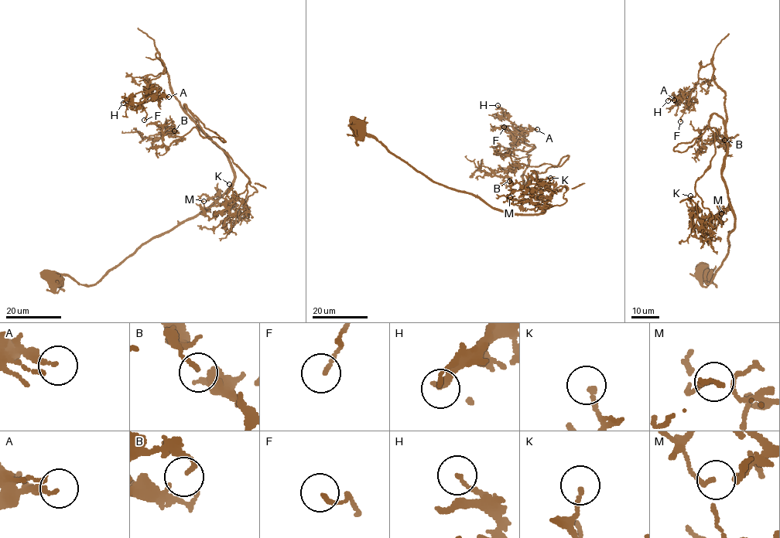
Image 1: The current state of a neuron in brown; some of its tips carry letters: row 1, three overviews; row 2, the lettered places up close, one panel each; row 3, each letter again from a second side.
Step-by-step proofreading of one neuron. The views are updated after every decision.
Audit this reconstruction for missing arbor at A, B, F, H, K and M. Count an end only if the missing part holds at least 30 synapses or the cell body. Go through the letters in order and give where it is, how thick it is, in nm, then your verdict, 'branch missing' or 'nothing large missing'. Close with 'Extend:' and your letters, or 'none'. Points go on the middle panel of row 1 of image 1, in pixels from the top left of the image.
A: place (537, 129); calibre 170 nm; nothing large missing
B: place (509, 181); calibre 140 nm; nothing large missing
F: place (504, 127); calibre 140 nm; nothing large missing
H: place (497, 105); calibre 120 nm; nothing large missing
K: place (550, 178); calibre 160 nm; nothing large missing
M: place (510, 197); calibre 100 nm; nothing large missing
Extend: none

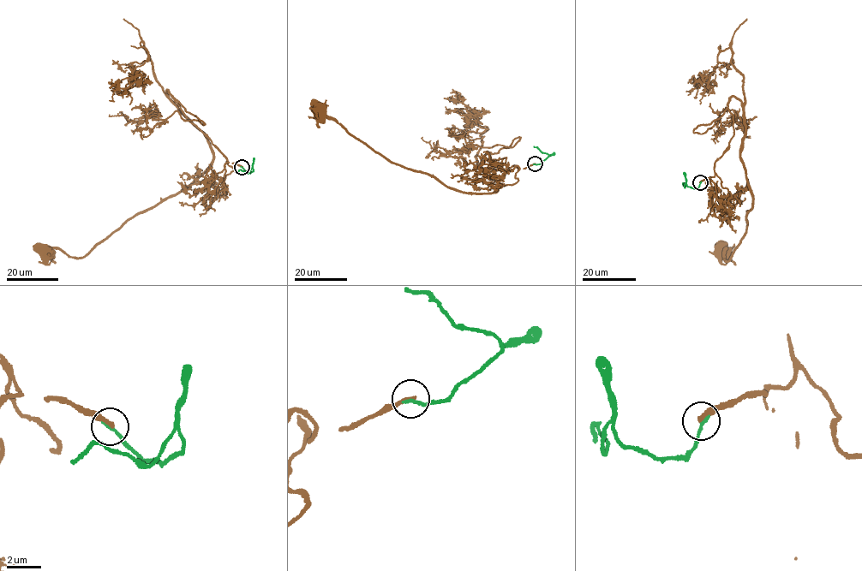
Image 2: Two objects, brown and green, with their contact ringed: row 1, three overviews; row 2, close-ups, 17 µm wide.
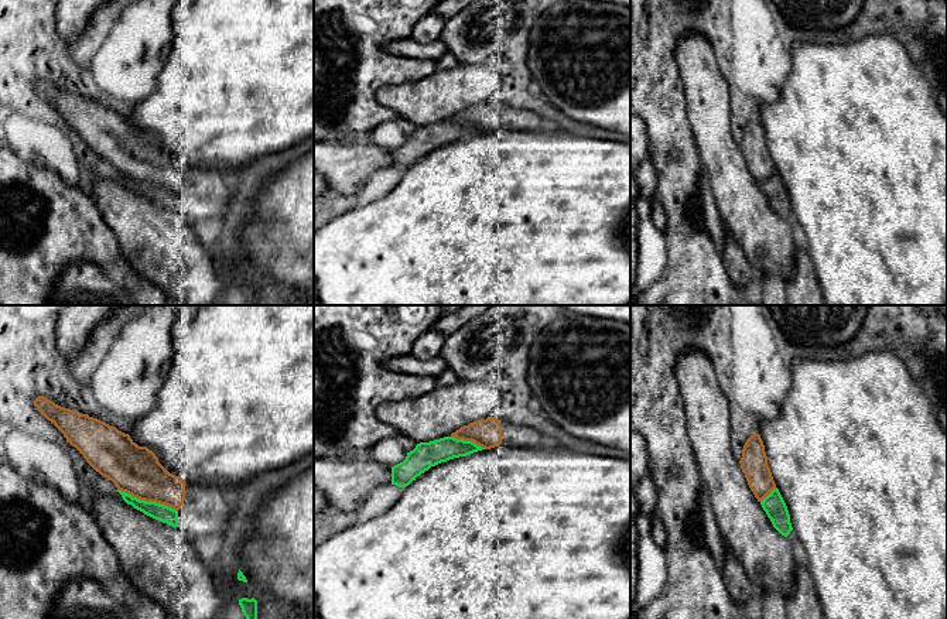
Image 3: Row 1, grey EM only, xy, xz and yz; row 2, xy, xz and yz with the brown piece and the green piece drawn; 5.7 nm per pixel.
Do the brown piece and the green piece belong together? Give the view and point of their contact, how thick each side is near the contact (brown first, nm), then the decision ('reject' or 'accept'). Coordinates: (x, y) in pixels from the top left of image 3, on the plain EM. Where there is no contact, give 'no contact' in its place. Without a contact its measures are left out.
xy (147, 184) | 280/90 nm | accept

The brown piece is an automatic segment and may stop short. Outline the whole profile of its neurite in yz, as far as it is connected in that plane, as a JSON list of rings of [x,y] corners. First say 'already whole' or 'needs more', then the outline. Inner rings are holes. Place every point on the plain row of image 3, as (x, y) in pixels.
needs more; [[[753,117],[746,123],[739,147],[751,174],[762,188],[773,211],[787,220],[793,213],[790,198],[773,164],[765,129],[759,117]]]

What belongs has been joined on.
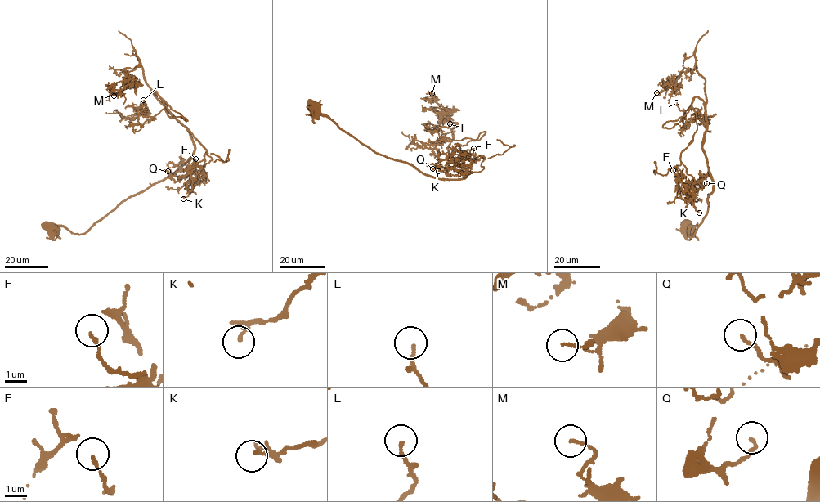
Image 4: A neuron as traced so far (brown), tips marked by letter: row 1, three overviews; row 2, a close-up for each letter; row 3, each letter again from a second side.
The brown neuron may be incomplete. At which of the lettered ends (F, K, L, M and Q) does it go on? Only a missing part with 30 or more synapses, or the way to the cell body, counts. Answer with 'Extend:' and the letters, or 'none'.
Extend: none

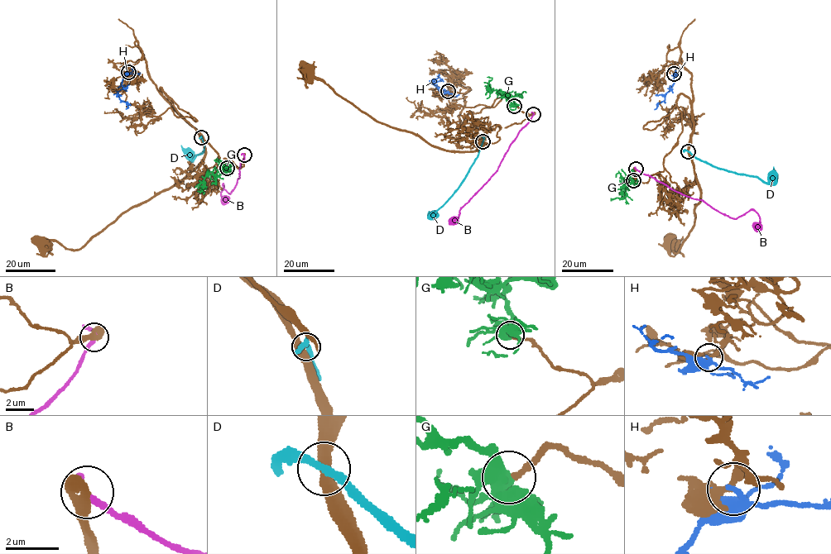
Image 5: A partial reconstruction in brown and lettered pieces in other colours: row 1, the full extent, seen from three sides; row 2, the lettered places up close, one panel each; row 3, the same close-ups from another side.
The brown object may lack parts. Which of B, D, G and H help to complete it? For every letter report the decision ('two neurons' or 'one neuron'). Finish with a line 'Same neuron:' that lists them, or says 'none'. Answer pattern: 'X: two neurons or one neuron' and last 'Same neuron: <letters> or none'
B: two neurons
D: two neurons
G: one neuron
H: two neurons
Same neuron: G

